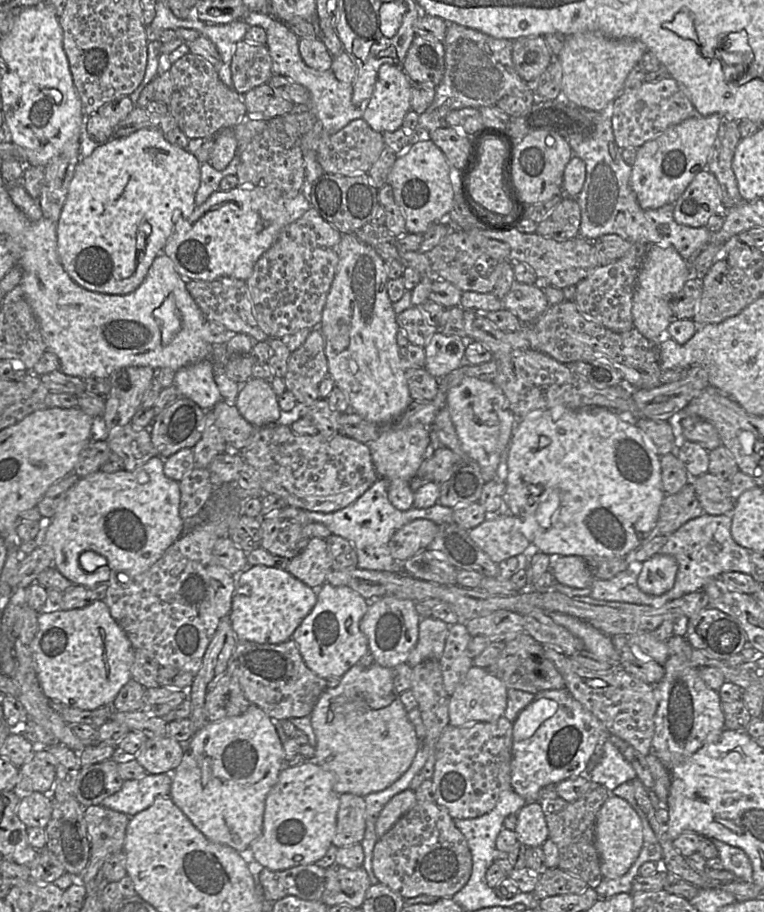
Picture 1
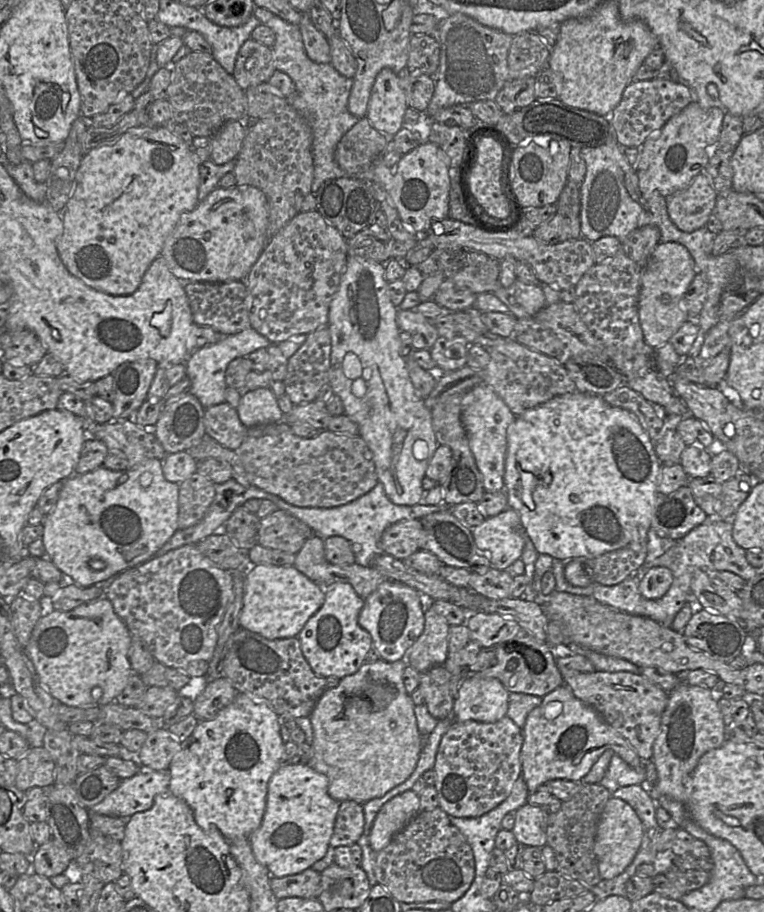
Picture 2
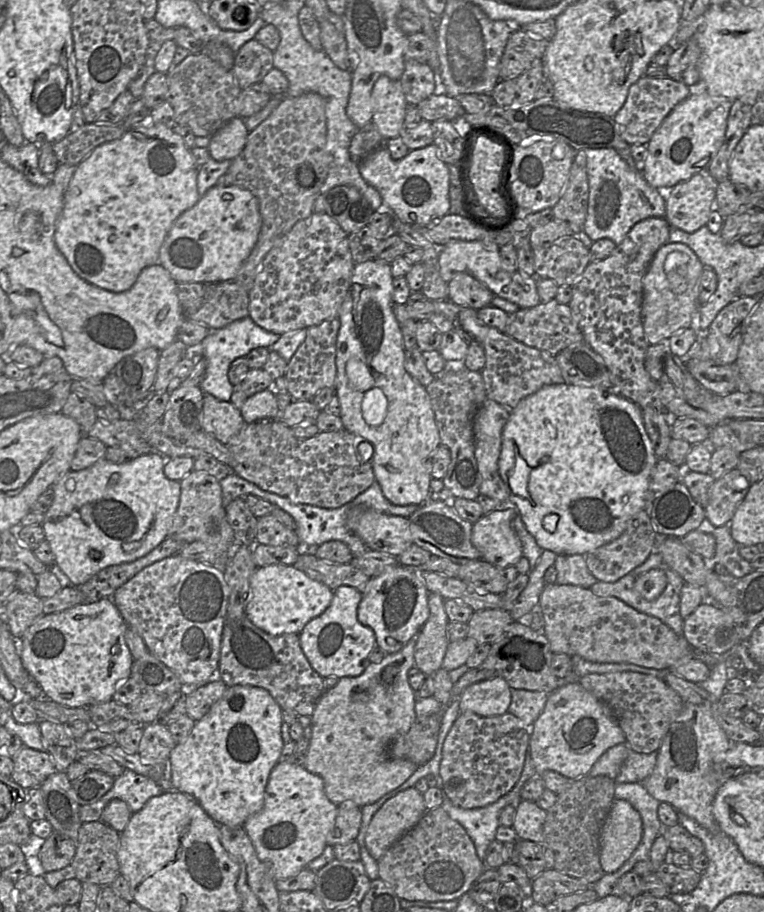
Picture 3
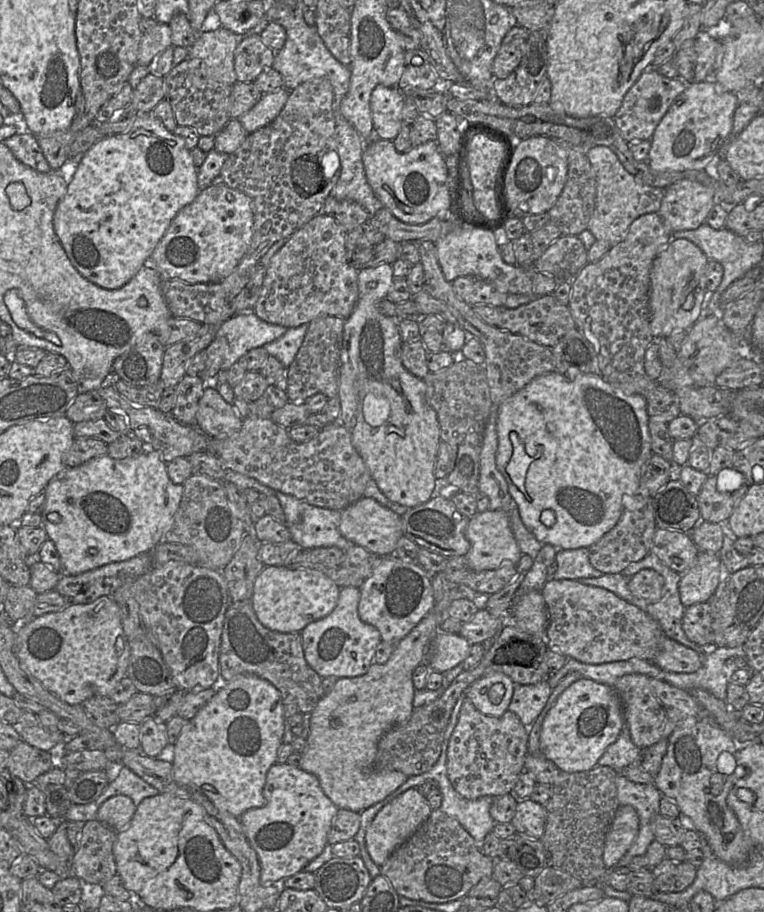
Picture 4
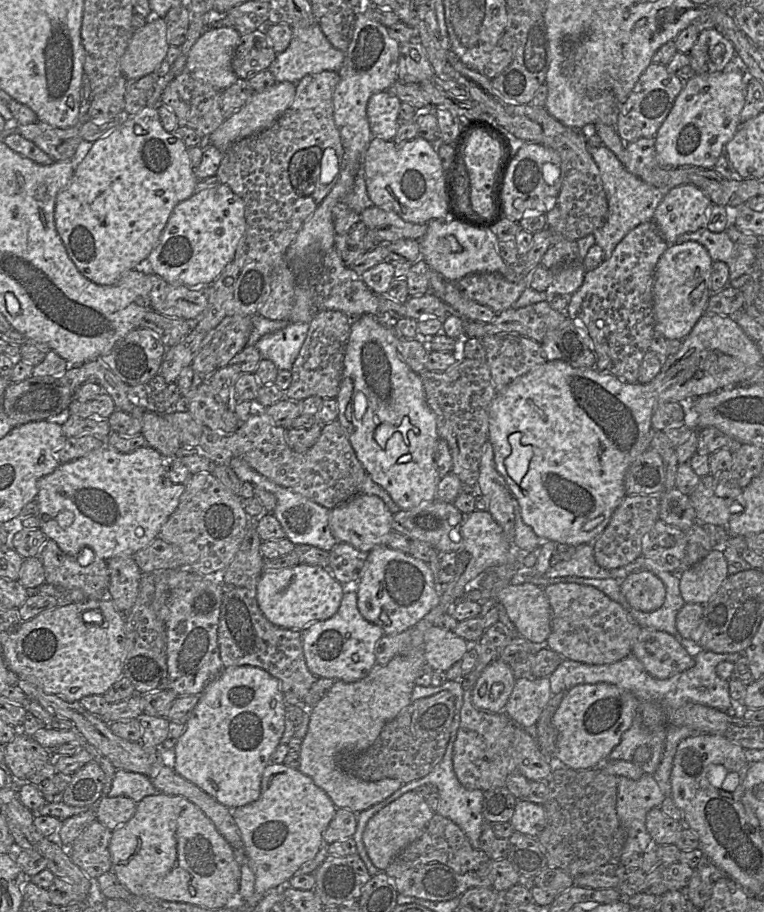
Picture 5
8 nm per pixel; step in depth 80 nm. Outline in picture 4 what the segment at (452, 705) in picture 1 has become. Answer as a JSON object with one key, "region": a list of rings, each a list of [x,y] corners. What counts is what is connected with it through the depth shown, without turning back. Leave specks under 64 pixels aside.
{"region":[[[501,672],[489,673],[466,690],[465,695],[476,710],[488,716],[501,716],[510,704],[514,682]]]}

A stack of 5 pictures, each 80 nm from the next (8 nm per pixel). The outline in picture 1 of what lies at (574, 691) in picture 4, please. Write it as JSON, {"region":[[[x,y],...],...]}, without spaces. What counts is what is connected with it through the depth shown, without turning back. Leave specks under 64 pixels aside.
{"region":[[[566,688],[534,694],[533,700],[518,714],[512,724],[511,788],[527,803],[537,802],[538,792],[542,787],[556,785],[582,774],[595,749],[601,748],[603,743],[609,740],[635,770],[637,778],[647,790],[653,808],[658,810],[661,807],[653,789],[654,781],[645,756],[629,743],[610,734]]]}

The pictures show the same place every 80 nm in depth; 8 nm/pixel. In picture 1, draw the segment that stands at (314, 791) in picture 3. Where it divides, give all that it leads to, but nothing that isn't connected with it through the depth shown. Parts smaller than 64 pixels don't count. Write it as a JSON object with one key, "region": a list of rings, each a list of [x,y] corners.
{"region":[[[306,761],[293,767],[285,765],[266,797],[262,833],[250,845],[250,853],[255,861],[270,870],[281,871],[320,860],[328,851],[336,833],[339,796],[333,789],[333,774],[316,762]]]}

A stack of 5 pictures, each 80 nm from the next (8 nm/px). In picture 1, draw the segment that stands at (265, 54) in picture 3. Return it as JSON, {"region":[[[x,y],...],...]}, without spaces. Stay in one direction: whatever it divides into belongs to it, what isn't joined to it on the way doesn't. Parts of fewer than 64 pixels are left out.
{"region":[[[241,40],[231,60],[233,89],[243,96],[253,88],[267,83],[273,76],[268,48]]]}

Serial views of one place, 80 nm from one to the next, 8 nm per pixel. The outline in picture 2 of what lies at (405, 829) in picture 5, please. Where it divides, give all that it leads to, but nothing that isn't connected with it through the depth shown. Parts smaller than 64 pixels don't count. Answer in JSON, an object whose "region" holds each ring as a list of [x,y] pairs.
{"region":[[[412,789],[406,790],[387,801],[373,821],[369,842],[378,852],[386,847],[394,835],[421,810],[420,798]]]}

